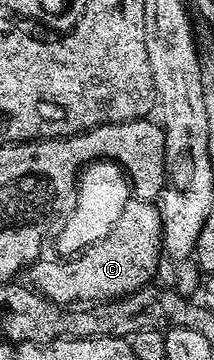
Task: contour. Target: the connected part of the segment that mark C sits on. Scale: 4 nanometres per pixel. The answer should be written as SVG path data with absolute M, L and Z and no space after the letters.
M131 201L106 237L71 258L39 258L29 268L29 282L39 295L45 295L59 305L81 305L97 303L100 299L119 299L121 295L147 286L155 278L163 251L159 208L150 201Z

